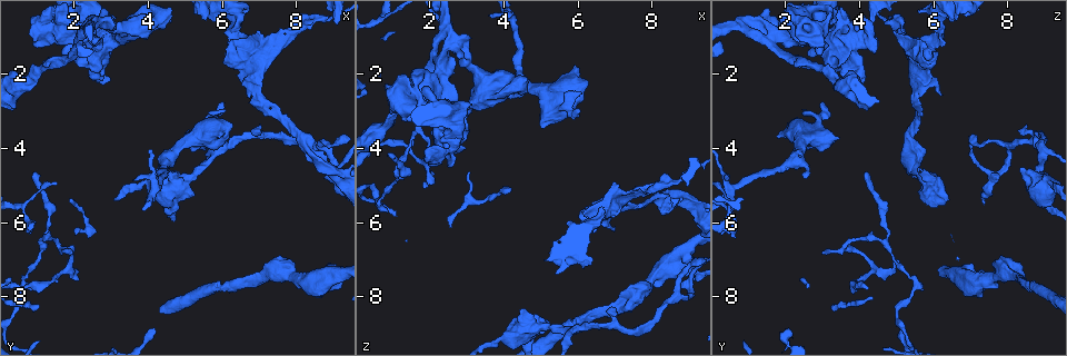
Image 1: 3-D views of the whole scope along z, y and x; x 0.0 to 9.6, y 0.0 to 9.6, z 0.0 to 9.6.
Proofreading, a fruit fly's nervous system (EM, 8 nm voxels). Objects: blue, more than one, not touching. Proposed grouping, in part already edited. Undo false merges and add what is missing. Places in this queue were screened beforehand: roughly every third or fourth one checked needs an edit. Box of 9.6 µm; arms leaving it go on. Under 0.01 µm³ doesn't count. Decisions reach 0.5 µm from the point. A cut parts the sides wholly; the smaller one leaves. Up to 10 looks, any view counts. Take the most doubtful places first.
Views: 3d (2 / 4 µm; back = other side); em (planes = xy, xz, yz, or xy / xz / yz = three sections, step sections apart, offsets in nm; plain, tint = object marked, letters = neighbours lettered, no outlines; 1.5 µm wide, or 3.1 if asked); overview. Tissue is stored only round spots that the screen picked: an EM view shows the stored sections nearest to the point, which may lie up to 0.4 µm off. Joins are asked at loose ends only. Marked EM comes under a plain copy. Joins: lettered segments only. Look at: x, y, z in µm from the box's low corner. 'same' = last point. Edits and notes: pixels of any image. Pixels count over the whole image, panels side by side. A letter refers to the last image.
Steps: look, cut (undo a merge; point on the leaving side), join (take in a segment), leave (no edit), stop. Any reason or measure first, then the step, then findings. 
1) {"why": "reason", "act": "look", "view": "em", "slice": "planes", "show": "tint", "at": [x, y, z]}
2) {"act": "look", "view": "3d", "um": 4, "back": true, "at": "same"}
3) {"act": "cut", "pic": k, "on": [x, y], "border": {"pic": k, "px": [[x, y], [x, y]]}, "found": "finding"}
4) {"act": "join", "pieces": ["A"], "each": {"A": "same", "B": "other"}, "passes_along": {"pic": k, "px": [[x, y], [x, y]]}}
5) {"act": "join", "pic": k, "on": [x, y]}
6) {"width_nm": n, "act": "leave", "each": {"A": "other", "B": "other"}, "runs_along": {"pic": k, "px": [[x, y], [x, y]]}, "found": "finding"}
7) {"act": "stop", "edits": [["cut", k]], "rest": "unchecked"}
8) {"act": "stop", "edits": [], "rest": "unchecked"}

{"why": "an open end", "act": "look", "view": "em", "slice": "planes", "show": "letters", "at": [5.90, 3.75, 1.75]}

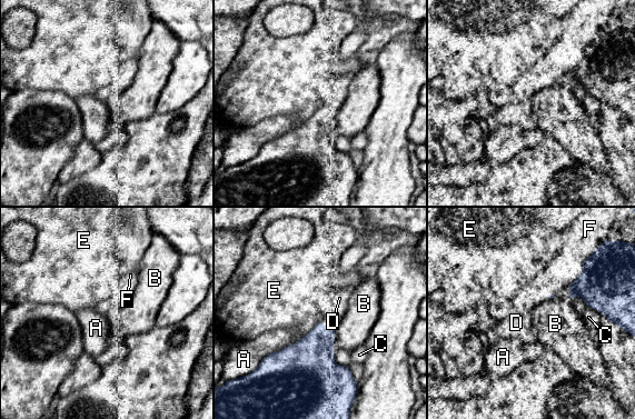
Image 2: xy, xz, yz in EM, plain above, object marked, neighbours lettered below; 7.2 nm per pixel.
{"act": "leave", "each": {"A": "other", "B": "other", "C": "other", "D": "other", "E": "other", "F": "other"}, "border": {"pic": 2, "px": [[298, 340], [268, 353], [259, 362]]}, "found": "no lettered segment goes on from it"}

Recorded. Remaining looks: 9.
{"why": "sharp bend", "act": "look", "view": "em", "slice": "xz", "step": 8, "show": "tint", "at": [1.60, 6.75, 3.60]}

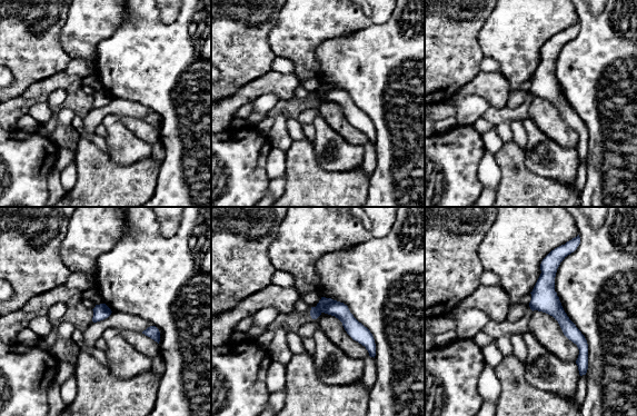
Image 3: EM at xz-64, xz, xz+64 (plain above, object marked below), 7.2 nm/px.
{"why": "cut it another way", "act": "look", "view": "em", "slice": "planes", "show": "letters", "at": "same"}

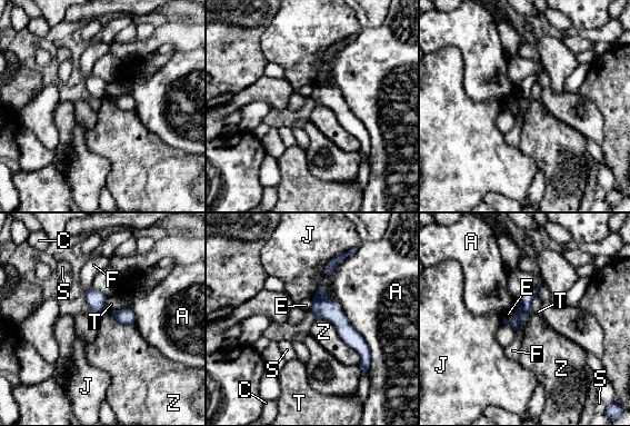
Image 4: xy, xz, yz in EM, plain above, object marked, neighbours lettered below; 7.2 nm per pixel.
{"width_nm": 110, "act": "leave", "each": {"A": "other", "C": "other", "E": "other", "F": "other", "J": "other", "S": "other", "T": "other", "Z": "other"}, "runs_along": {"pic": 4, "px": [[321, 290], [362, 363]]}, "found": "continuous, no second neuron"}

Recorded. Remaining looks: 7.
{"why": "abrupt turn", "act": "look", "view": "3d", "um": 4, "at": [2.15, 1.15, 1.65]}

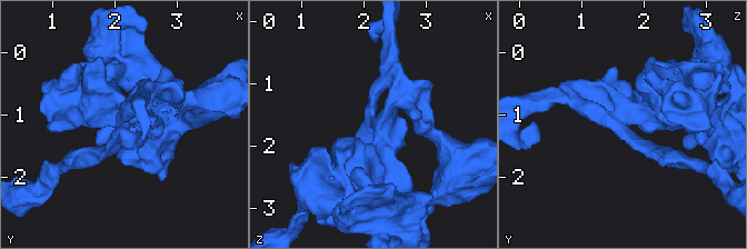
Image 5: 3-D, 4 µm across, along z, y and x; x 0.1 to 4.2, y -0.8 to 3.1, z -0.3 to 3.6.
{"arm_widths_nm": [200, 260], "why": "now the EM", "act": "look", "view": "em", "slice": "planes", "show": "letters", "at": [2.05, 1.15, 1.60]}

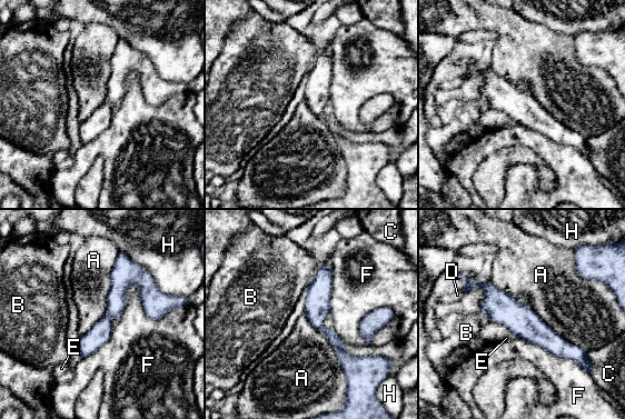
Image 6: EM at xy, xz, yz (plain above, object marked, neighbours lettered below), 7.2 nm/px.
{"width_nm": 140, "act": "leave", "each": {"A": "other", "B": "other", "C": "other", "D": "other", "E": "other", "F": "other", "H": "other"}, "border": {"pic": 6, "px": [[487, 280], [585, 350]]}, "found": "continuous, no second neuron"}

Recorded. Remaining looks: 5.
{"why": "sudden change in width", "act": "look", "view": "em", "slice": "xz", "step": 4, "show": "tint", "at": [6.95, 2.60, 5.45]}

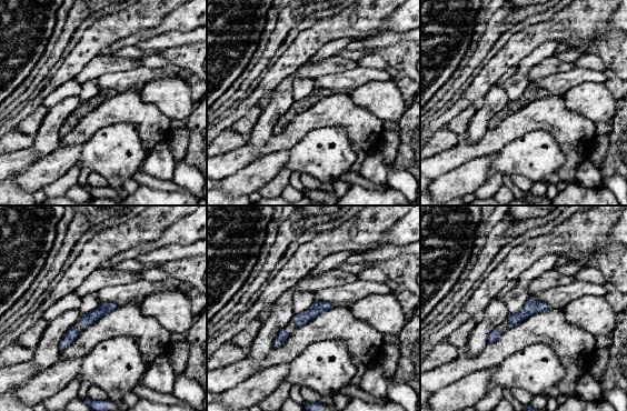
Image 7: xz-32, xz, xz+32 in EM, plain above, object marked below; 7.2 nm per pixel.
{"why": "cut it another way", "act": "look", "view": "em", "slice": "yz", "step": 8, "show": "letters", "at": "same"}

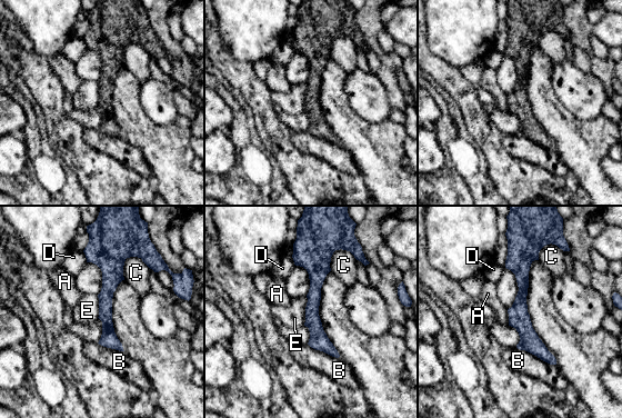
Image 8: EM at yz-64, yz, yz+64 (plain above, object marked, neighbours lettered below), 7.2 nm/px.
{"width_nm": 100, "longest_contact_nm": ["B", 320], "act": "leave", "each": {"A": "other", "B": "other", "C": "other", "D": "other", "E": "other"}, "found": "one neuron here"}

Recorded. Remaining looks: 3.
{"act": "stop", "edits": [], "rest": "unchecked"}

